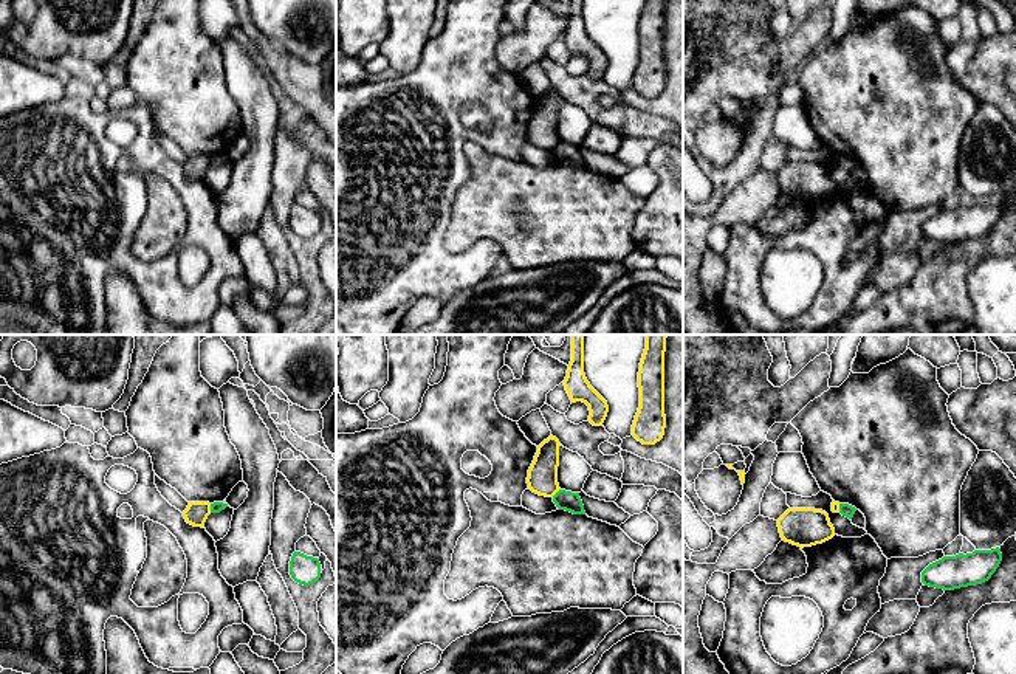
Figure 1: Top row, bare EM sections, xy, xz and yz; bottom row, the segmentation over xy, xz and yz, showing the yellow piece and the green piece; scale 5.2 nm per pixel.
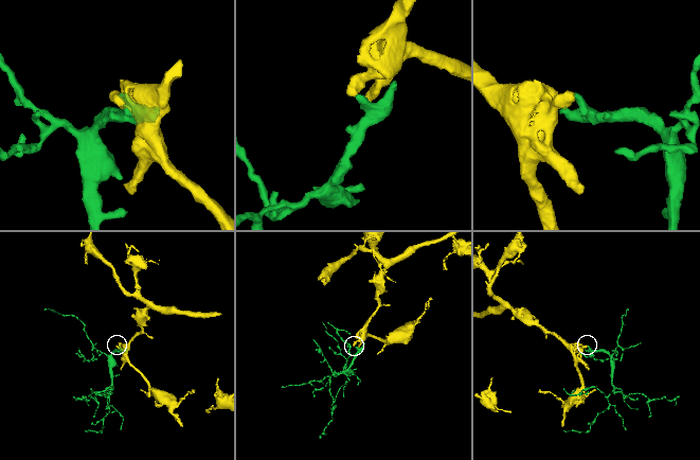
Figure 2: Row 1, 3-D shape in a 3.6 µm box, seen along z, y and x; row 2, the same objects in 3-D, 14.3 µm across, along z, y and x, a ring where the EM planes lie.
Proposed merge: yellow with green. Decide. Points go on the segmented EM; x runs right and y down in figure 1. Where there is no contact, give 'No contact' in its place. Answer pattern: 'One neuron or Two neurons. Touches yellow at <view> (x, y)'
Two neurons. Touches yellow at xy (209, 508)

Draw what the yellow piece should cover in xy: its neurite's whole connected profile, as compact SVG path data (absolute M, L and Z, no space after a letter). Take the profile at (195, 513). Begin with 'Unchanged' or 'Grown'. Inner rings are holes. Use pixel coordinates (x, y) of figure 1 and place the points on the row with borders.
Unchanged. M189 502L187 508L183 511L183 516L187 524L201 528L204 528L204 522L209 514L211 514L209 502Z

